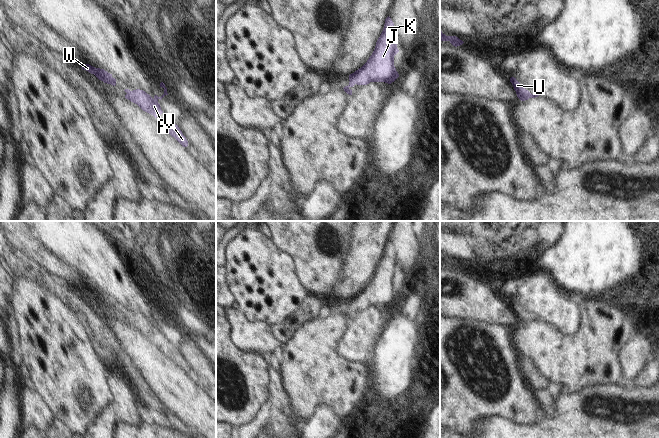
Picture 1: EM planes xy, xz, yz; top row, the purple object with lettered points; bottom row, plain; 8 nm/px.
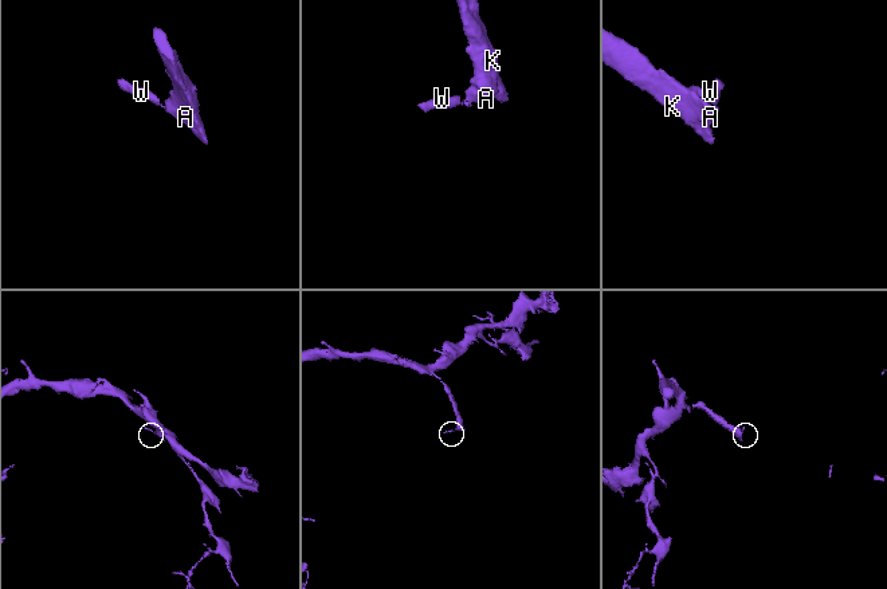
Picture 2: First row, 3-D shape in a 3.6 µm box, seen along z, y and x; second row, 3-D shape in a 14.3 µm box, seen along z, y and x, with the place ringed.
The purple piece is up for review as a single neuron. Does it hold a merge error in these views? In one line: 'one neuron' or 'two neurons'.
one neuron

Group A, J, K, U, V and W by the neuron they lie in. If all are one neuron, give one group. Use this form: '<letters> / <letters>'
A J K U V W

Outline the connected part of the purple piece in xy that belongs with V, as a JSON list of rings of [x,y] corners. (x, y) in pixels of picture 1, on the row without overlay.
[[[171,345],[168,350],[169,350],[168,357],[172,361],[174,361],[183,371],[187,371],[188,365],[186,361],[183,359],[180,352],[178,351],[178,349],[176,349],[173,345]]]

